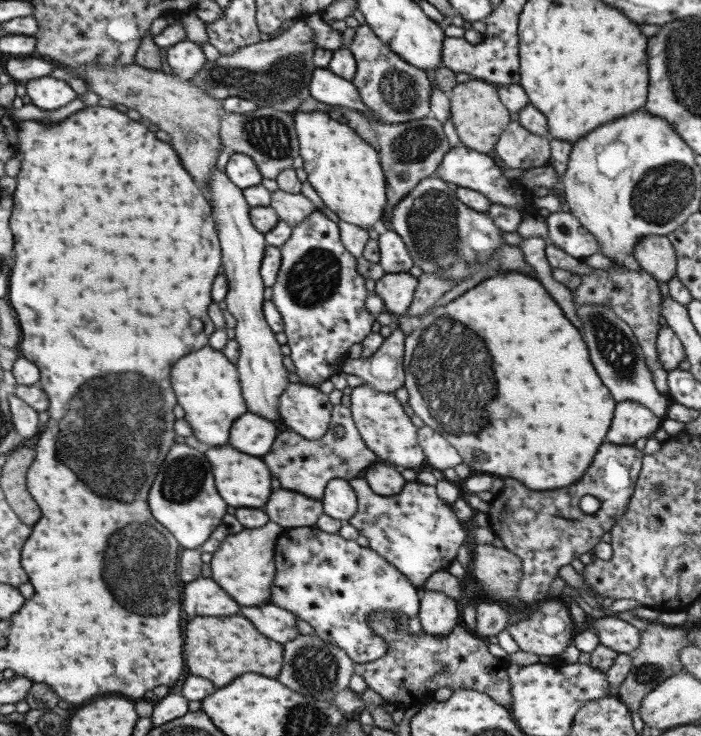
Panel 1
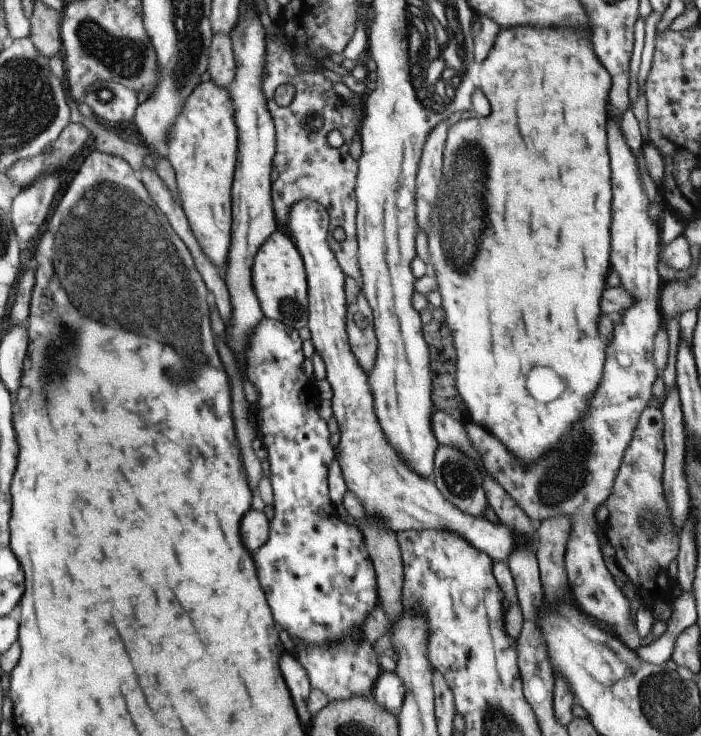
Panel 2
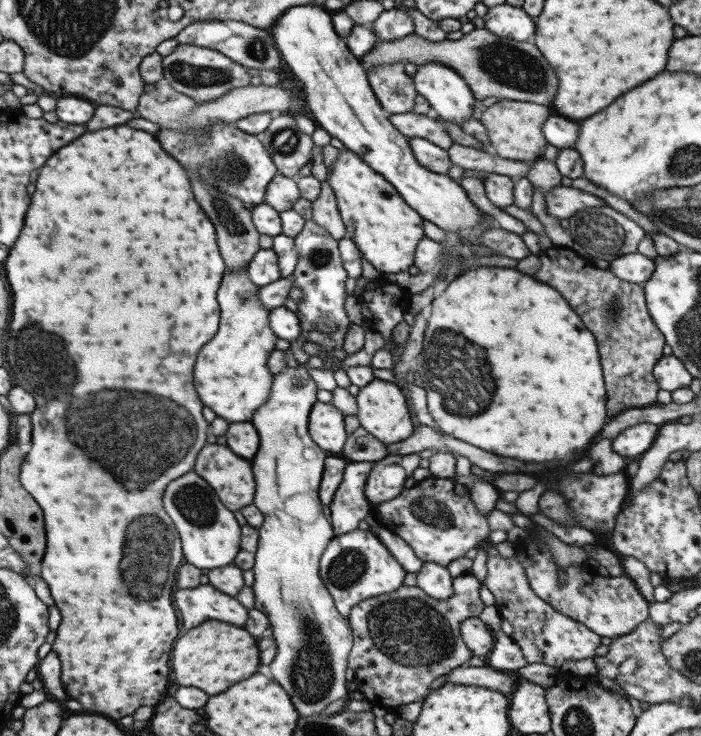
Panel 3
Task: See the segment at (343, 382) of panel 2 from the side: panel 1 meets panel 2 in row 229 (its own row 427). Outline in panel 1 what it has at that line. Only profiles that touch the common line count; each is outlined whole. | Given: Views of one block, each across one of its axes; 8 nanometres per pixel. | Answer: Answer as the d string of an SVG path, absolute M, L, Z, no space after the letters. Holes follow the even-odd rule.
M290 383L280 396L280 419L308 440L320 440L328 430L333 404L329 395L312 384Z

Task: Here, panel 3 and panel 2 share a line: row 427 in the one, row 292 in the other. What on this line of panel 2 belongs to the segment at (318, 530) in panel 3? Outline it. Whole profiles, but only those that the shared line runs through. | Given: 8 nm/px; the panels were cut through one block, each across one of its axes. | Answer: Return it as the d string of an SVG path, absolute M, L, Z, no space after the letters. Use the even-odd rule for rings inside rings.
M276 231L260 250L262 252L256 252L252 263L252 284L264 317L297 331L306 327L309 319L308 280L298 248L291 237Z

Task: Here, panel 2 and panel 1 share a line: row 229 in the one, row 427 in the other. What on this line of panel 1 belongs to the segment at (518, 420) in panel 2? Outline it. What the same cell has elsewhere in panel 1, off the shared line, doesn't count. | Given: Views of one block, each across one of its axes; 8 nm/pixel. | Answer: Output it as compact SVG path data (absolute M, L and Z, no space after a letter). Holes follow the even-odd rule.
M520 272L484 280L476 288L464 292L462 296L458 296L446 305L436 307L430 313L423 315L416 329L410 335L406 335L403 362L405 387L409 393L408 403L416 416L419 416L426 426L442 434L458 450L464 464L468 464L470 468L496 474L496 476L514 478L530 490L564 488L568 484L574 484L578 478L582 478L582 474L590 468L598 448L606 440L606 432L610 430L610 422L614 416L614 404L617 403L610 396L608 388L600 382L598 374L594 372L594 366L588 358L588 348L578 328L564 316L560 306L552 300L552 296L544 290L544 286L538 280L526 278L526 274L522 276Z

